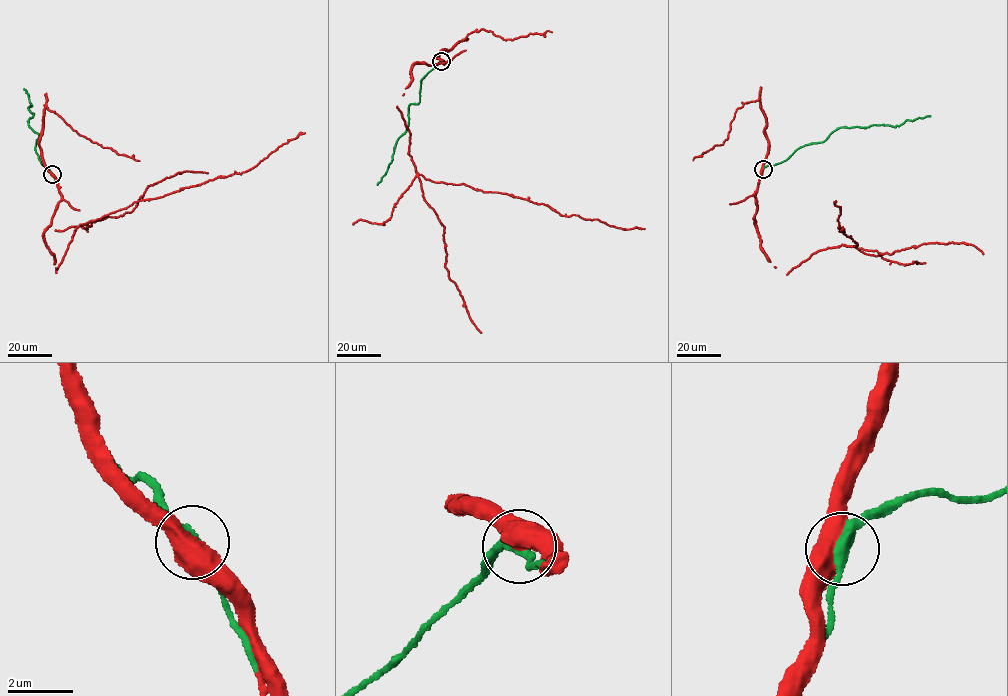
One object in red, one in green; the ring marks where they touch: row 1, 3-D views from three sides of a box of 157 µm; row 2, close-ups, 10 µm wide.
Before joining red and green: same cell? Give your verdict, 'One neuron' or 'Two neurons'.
One neuron

